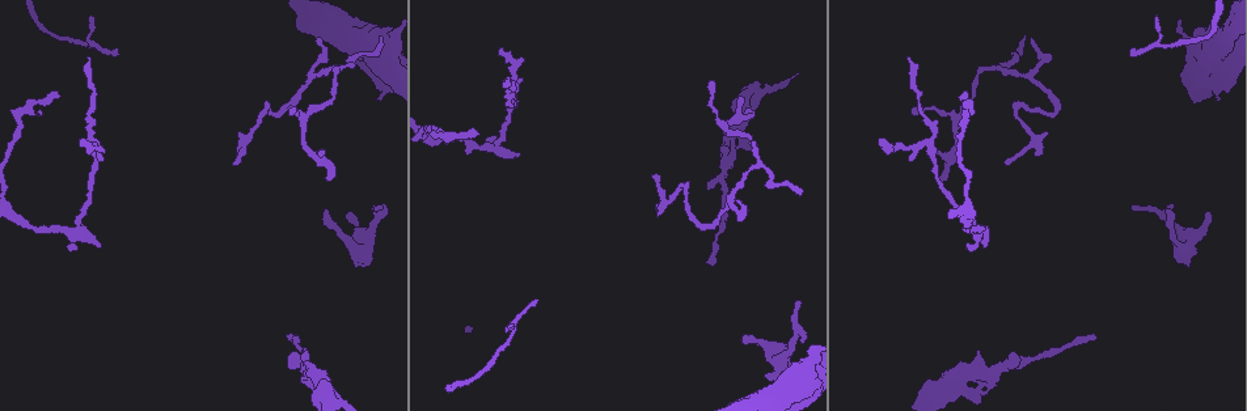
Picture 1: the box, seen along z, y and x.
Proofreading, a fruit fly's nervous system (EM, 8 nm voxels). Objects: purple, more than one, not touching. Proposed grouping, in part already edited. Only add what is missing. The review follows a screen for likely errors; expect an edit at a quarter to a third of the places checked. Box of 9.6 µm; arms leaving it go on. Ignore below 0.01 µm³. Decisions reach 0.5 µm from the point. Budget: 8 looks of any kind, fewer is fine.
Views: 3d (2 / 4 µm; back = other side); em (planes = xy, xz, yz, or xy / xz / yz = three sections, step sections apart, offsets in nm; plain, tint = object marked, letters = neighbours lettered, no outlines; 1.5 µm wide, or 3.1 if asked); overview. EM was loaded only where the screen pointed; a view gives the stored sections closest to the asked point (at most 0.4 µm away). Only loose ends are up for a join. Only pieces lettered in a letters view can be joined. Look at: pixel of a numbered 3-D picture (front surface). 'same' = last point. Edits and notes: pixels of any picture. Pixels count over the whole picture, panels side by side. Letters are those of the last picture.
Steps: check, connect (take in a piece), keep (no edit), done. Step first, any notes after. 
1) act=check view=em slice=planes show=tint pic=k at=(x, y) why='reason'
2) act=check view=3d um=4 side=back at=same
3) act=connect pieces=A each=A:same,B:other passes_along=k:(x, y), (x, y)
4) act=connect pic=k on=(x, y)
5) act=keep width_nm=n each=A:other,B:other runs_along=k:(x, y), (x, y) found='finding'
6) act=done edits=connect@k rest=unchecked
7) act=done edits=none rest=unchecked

act=check view=em slice=planes show=tint pic=1 at=(288, 334) why='branch stops here'

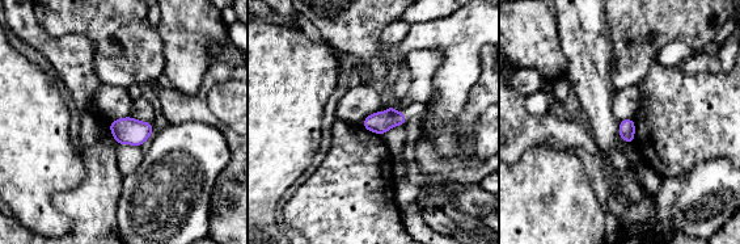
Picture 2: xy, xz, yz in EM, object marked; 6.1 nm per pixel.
act=check view=em slice=planes show=letters at=same

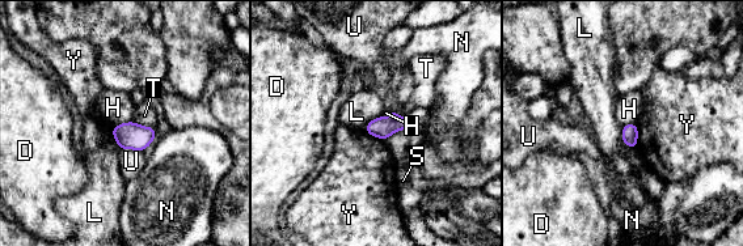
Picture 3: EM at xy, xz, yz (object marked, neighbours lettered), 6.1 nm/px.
act=keep each=D:other,H:other,L:other,N:other,S:other,T:other,U:other,Y:other found='none of them fits'

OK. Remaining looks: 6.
act=check view=em slice=xy step=8 show=letters pic=1 at=(1032, 40) why='an open end'

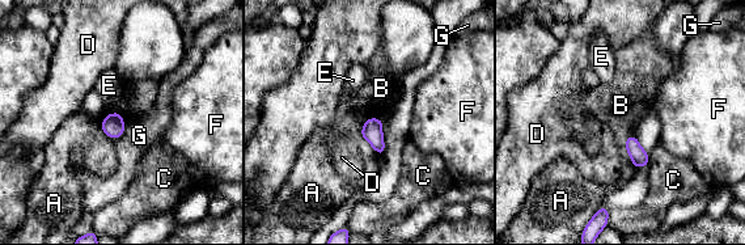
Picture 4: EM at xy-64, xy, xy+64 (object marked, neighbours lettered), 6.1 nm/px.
act=check view=em slice=planes show=letters at=same

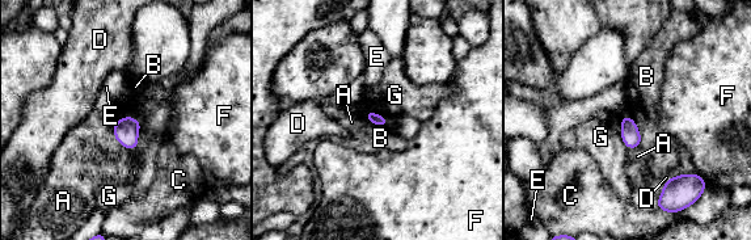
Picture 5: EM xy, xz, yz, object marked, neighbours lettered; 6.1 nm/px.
act=keep each=A:other,B:other,C:other,D:other,E:other,F:other,G:other border=5:(627, 114), (638, 131), (641, 144) found='none of them fits'

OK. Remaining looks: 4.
act=check view=em slice=planes show=letters pic=1 at=(329, 212) why='free end'

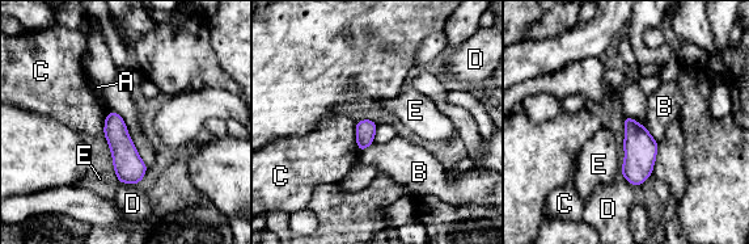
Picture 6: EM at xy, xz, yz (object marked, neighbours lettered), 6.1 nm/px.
act=keep each=A:other,B:other,C:other,D:other,E:other found='no lettered piece goes on from it'

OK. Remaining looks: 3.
act=done edits=none rest=unchecked

